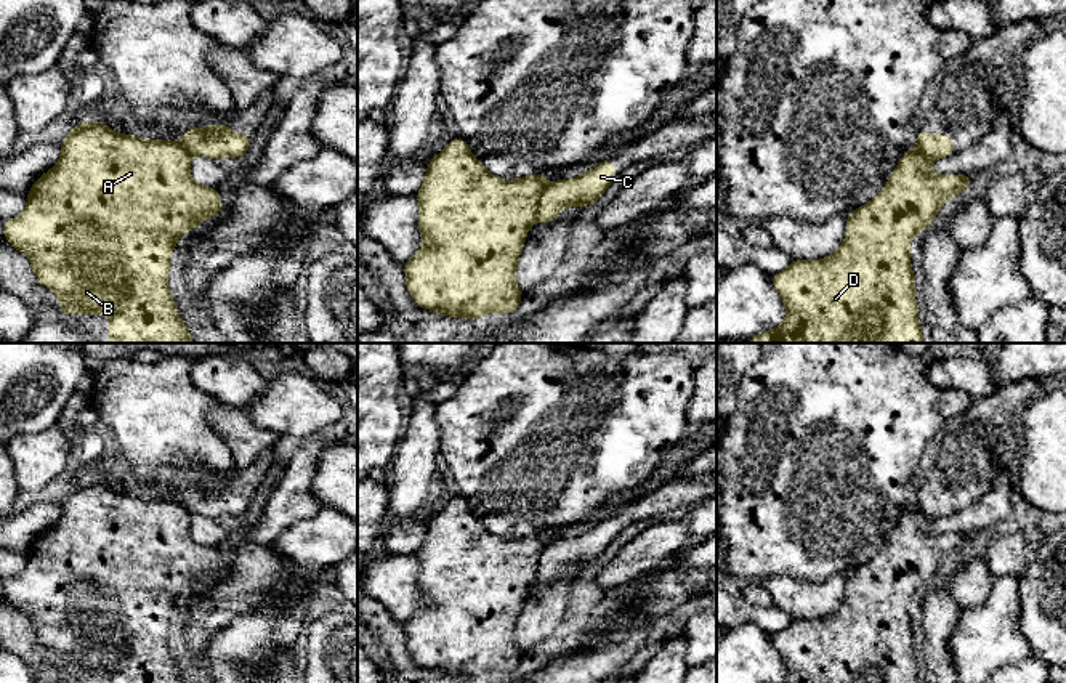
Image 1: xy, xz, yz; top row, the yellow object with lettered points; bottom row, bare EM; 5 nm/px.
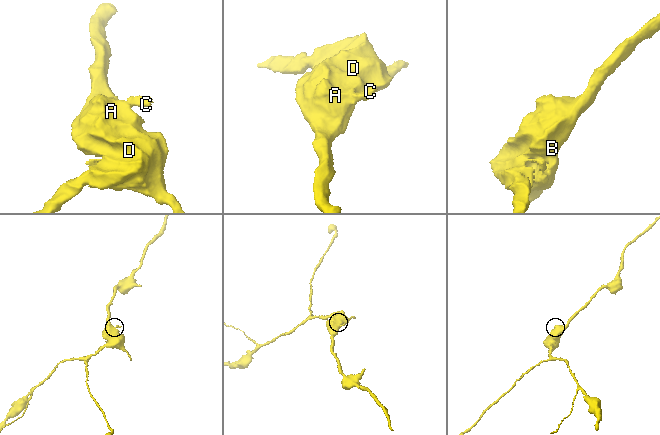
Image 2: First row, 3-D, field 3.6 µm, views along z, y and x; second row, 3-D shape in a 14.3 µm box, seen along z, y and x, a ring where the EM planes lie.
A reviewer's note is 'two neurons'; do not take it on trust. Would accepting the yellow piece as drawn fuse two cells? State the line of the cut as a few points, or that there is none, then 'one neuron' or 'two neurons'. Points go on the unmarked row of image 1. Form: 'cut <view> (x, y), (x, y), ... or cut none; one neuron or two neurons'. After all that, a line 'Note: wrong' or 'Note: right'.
cut xz (547, 544), (536, 573); two neurons
Note: right

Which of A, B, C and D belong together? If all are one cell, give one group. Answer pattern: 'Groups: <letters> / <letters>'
Groups: A B D / C

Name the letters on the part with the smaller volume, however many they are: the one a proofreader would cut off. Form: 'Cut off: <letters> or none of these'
Cut off: C

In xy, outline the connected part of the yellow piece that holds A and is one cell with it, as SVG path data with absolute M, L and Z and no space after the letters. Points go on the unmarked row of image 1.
M88 479L71 486L59 503L58 524L32 544L24 572L3 580L5 598L29 616L37 640L58 654L64 675L107 673L109 683L184 683L167 641L170 614L183 592L224 569L218 548L191 537L191 515L173 500L130 495Z

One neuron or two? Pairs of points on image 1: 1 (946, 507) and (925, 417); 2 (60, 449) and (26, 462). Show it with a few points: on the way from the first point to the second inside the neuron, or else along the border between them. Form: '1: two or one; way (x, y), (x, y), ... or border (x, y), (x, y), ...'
1: two; border (944, 420), (927, 444), (917, 473)
2: one; way (52, 449), (34, 462)

